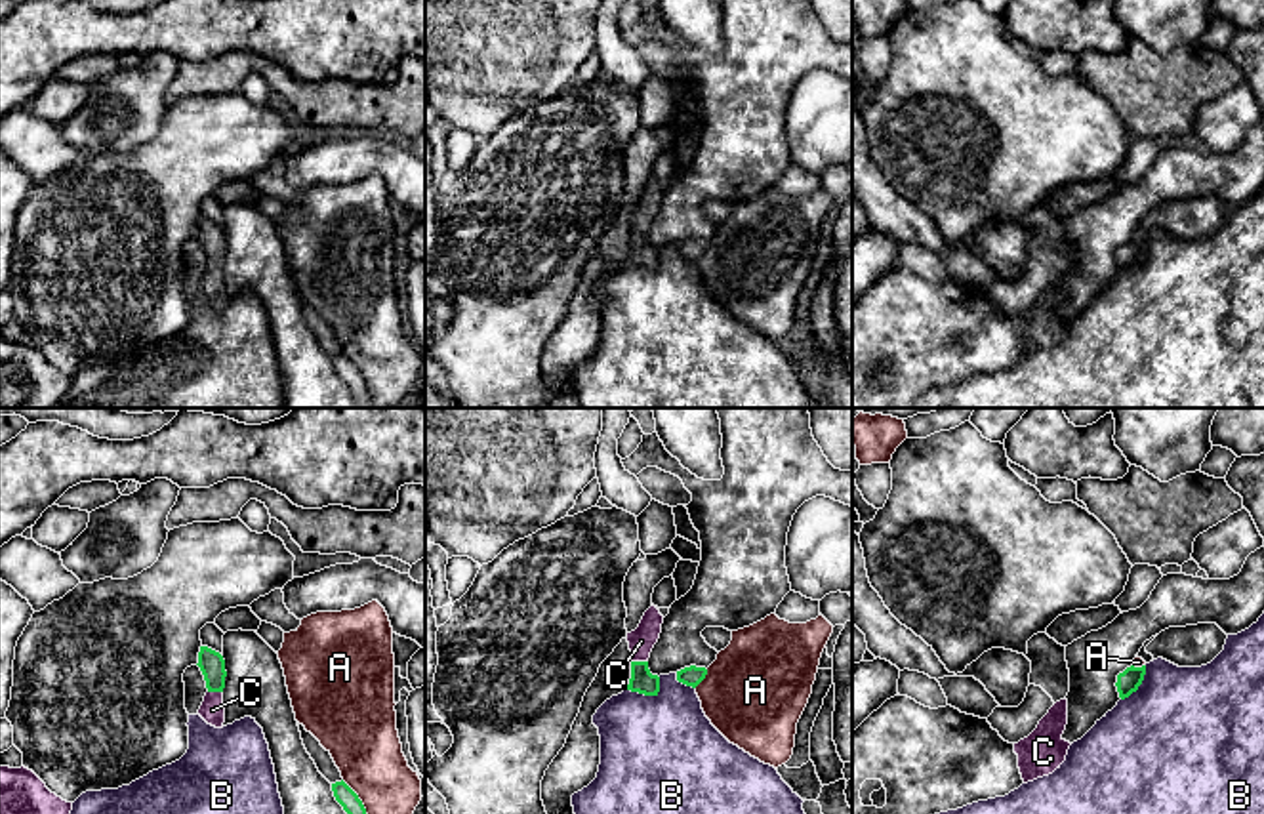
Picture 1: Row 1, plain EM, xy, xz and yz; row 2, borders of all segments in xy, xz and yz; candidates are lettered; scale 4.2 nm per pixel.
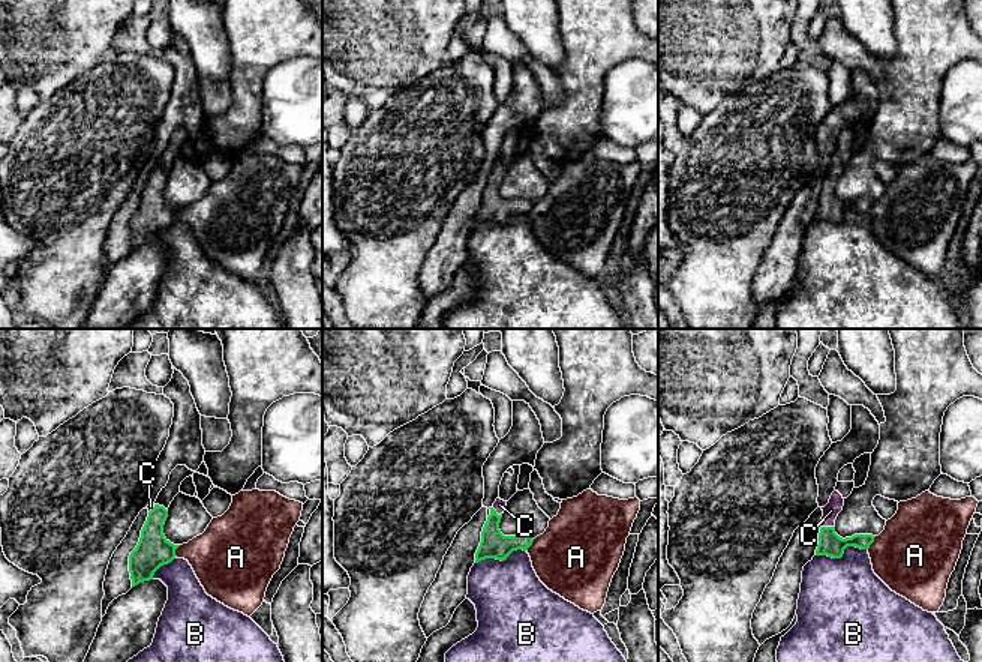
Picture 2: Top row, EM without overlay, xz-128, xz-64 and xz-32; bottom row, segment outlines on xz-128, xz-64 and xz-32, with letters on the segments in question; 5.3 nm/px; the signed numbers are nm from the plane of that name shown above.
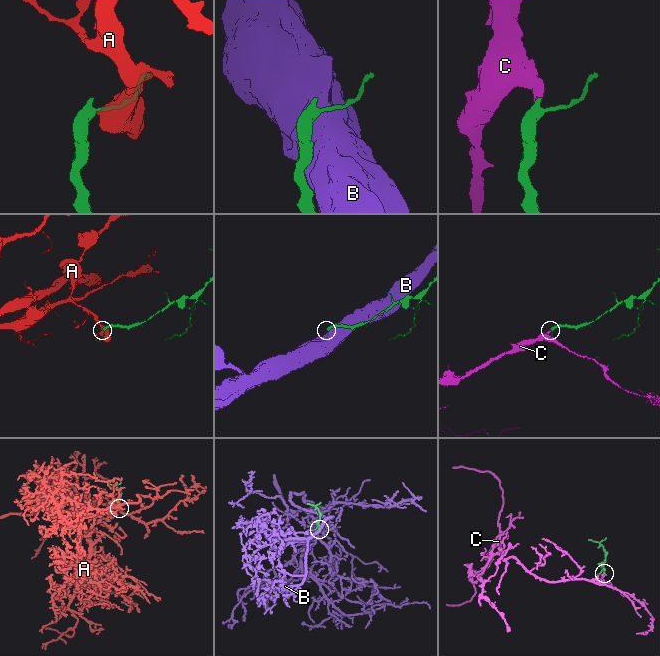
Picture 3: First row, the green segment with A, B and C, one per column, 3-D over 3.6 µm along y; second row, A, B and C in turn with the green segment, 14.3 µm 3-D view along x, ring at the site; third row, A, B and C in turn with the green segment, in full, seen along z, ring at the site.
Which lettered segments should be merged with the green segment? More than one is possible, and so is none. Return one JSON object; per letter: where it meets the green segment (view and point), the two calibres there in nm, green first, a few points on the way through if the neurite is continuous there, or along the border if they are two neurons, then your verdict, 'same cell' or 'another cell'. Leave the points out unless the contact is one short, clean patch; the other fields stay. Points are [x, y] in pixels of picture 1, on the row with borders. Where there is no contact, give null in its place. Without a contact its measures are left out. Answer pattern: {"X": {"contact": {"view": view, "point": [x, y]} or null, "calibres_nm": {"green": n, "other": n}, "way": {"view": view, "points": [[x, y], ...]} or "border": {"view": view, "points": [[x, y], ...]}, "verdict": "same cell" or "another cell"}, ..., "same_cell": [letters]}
{"A": {"contact": {"view": "xy", "point": [357, 797]}, "calibres_nm": {"green": 80, "other": 300}, "verdict": "another cell"}, "B": {"contact": {"view": "xz", "point": [649, 694]}, "calibres_nm": {"green": 100, "other": 480}, "verdict": "another cell"}, "C": {"contact": {"view": "xz", "point": [639, 662]}, "calibres_nm": {"green": 100, "other": 110}, "way": {"view": "xz", "points": [[643, 681], [639, 662], [641, 641]]}, "verdict": "same cell"}, "same_cell": ["C"]}

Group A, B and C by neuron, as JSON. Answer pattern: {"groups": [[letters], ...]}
{"groups": [["A"], ["B"], ["C"]]}

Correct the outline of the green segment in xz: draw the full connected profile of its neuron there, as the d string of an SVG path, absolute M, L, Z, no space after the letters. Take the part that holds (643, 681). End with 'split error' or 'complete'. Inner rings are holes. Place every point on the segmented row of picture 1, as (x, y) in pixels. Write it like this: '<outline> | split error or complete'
M652 604L644 612L639 627L627 633L627 642L631 650L631 679L627 690L631 692L639 692L644 696L658 696L660 692L660 677L650 673L648 658L654 644L660 639L662 623L663 623L663 616Z | split error

